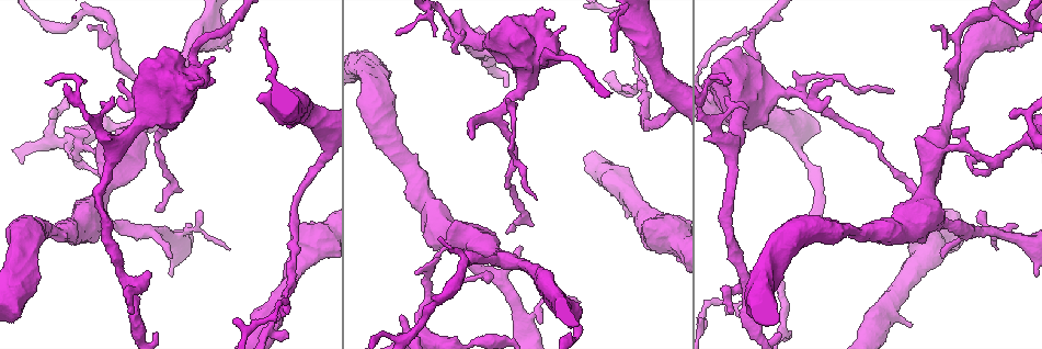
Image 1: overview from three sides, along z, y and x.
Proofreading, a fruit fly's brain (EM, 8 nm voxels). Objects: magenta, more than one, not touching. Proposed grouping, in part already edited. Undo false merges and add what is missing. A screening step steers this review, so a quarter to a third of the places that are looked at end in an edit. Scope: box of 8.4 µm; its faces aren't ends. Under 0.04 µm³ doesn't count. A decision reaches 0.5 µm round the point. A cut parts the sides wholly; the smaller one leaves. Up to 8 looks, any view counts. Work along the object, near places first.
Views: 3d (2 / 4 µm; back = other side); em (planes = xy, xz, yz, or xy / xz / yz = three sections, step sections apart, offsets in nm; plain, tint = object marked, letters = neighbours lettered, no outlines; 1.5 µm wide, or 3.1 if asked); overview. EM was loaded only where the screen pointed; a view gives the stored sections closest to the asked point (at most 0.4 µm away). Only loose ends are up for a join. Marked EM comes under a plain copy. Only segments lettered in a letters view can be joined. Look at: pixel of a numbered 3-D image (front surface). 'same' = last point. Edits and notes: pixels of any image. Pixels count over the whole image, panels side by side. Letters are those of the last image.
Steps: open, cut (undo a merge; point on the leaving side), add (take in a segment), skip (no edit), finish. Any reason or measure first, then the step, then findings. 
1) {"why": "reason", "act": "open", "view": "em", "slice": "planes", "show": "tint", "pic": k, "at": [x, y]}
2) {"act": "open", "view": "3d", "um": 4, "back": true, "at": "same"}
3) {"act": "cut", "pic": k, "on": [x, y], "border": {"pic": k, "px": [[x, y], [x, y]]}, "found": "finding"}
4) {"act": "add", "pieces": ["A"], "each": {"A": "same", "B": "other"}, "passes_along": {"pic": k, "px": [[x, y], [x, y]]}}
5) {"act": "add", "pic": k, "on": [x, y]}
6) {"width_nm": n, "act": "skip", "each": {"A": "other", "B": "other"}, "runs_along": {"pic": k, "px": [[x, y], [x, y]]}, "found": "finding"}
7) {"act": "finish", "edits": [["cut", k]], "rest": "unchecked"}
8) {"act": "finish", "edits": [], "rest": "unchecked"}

{"why": "thin end", "act": "open", "view": "em", "slice": "yz", "step": 4, "show": "tint", "pic": 1, "at": [263, 28]}

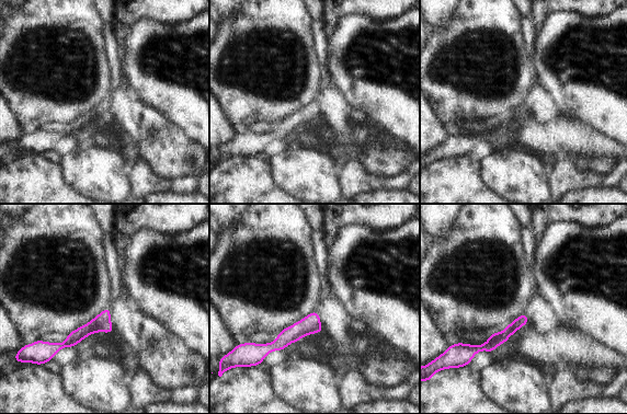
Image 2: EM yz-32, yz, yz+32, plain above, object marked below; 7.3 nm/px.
{"act": "open", "view": "em", "slice": "xy", "step": 4, "show": "letters", "at": "same"}

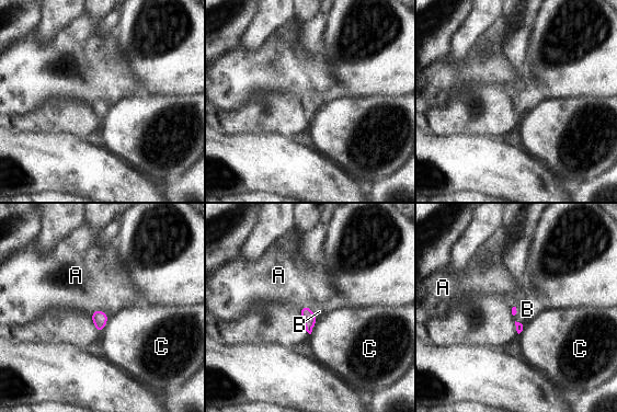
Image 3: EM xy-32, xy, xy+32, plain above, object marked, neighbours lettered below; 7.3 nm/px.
{"longest_contact_nm": ["A", 140], "act": "skip", "each": {"A": "other", "B": "other", "C": "other"}, "border": {"pic": 3, "px": [[90, 315], [103, 310], [109, 316]]}, "found": "none of them fits"}

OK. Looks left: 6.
{"why": "tapers out", "act": "open", "view": "3d", "um": 2, "pic": 1, "at": [981, 211]}

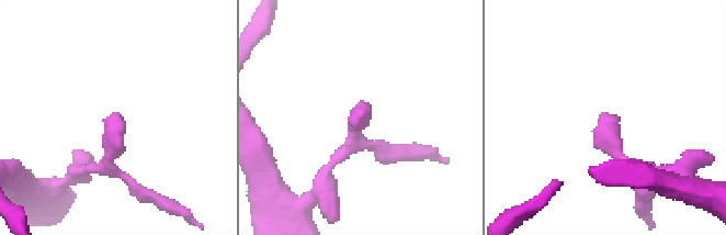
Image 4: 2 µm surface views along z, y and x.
{"why": "need the tissue", "act": "open", "view": "em", "slice": "xy", "step": 4, "show": "letters", "pic": 4, "at": [606, 114]}

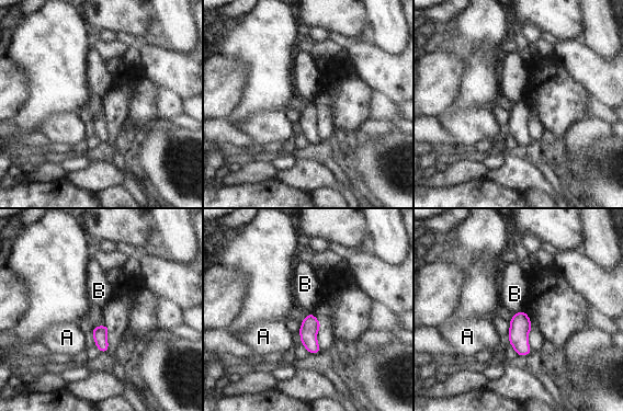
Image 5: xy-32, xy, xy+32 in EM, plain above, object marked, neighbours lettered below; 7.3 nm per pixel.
{"act": "open", "view": "em", "slice": "planes", "show": "letters", "at": "same"}

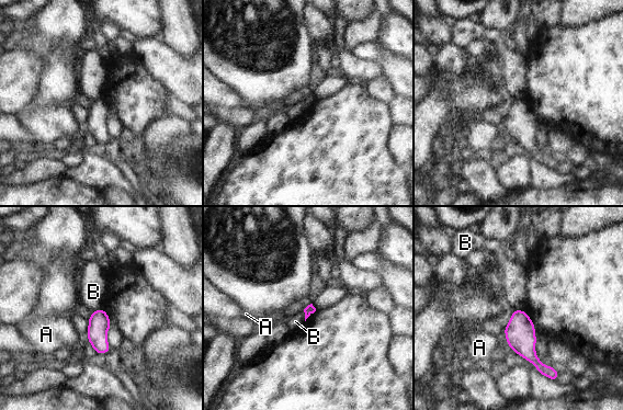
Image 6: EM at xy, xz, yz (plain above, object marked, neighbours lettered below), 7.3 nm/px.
{"act": "skip", "each": {"A": "other", "B": "other"}, "border": {"pic": 6, "px": [[103, 308], [97, 308], [93, 311]]}, "found": "no lettered segment goes on from it"}

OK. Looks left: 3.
{"act": "open", "view": "em", "slice": "xy", "step": 8, "show": "letters", "pic": 1, "at": [748, 108]}

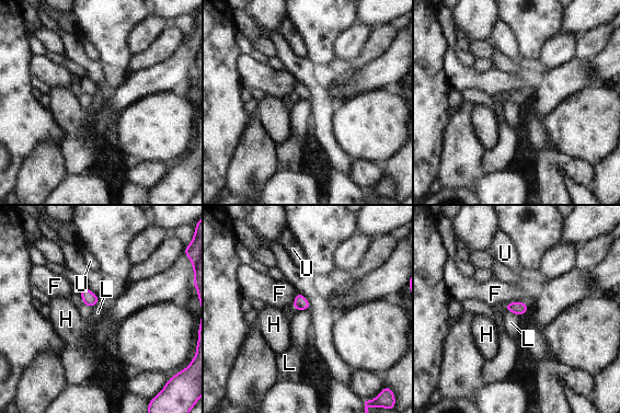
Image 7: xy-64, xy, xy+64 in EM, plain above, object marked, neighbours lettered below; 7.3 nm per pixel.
{"why": "cut it another way", "act": "open", "view": "em", "slice": "planes", "show": "letters", "at": "same"}

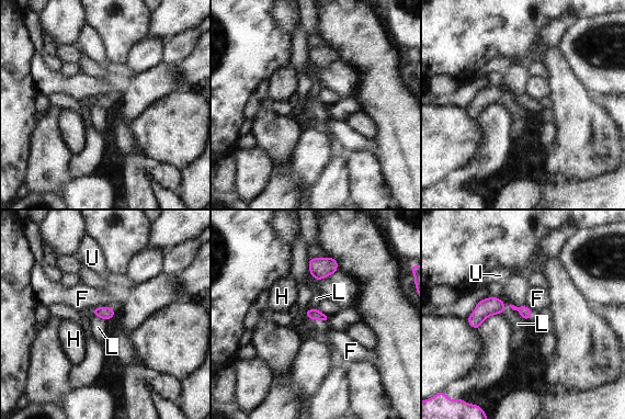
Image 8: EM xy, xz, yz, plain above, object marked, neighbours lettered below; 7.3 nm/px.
{"act": "skip", "each": {"F": "other", "H": "other", "L": "other", "U": "other"}, "border": {"pic": 8, "px": [[111, 306], [97, 306], [90, 313]]}, "found": "no lettered segment goes on from it"}

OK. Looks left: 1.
{"act": "finish", "edits": [], "rest": "unchecked"}

